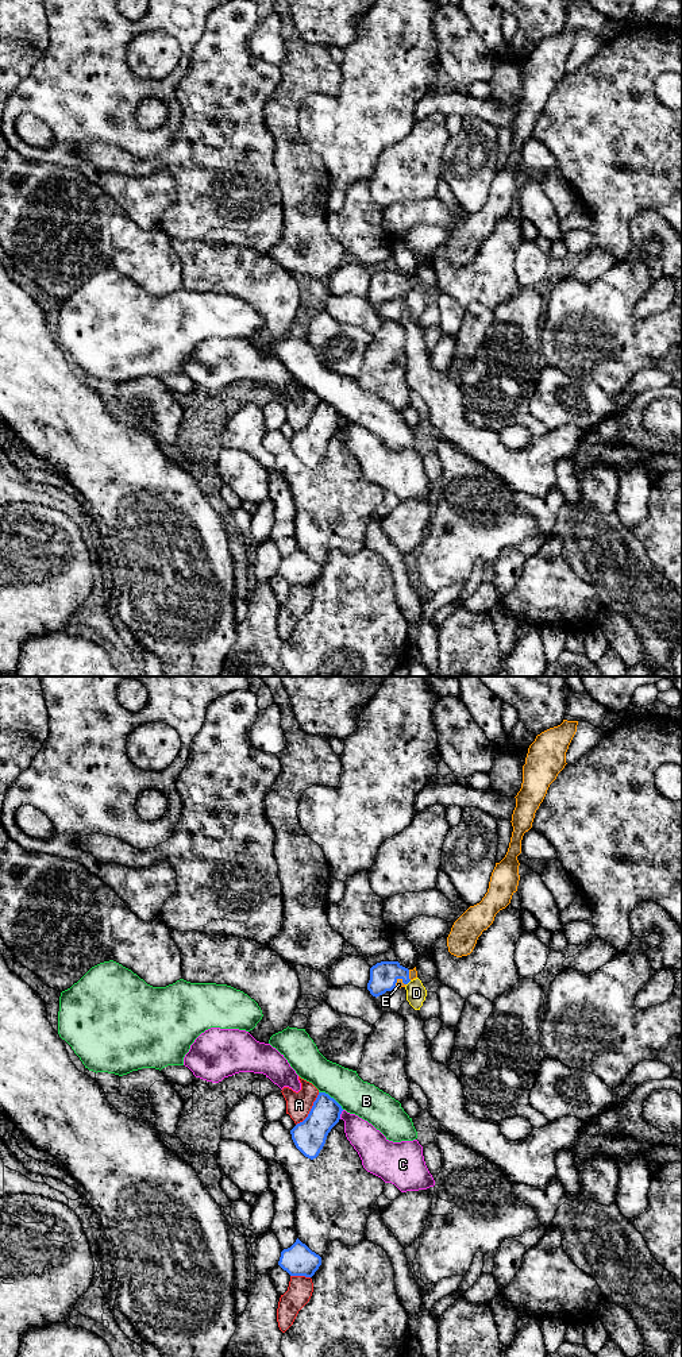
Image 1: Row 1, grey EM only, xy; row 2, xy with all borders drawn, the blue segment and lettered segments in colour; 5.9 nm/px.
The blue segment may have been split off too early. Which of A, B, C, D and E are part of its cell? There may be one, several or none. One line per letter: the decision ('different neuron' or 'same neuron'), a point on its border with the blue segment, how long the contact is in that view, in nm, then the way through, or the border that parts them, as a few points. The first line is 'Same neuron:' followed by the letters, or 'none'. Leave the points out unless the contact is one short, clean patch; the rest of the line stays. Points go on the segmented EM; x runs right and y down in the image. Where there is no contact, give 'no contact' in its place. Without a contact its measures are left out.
Same neuron: E
A: different neuron; contact xy (311, 1110); length 240 nm
B: different neuron; contact xy (330, 1097); length 190 nm; border xy (319, 1091), (327, 1093), (343, 1109)
C: different neuron; contact xy (340, 1113); length 60 nm; border xy (343, 1110), (339, 1118)
D: different neuron; contact xy (408, 982); length 40 nm; border xy (411, 980), (407, 985)
E: same neuron; contact xy (396, 982); length 80 nm; way xy (384, 975), (389, 975), (396, 982), (399, 985)

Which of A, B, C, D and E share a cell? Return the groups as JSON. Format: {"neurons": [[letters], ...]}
{"neurons": [["A"], ["B"], ["C"], ["D"], ["E"]]}

